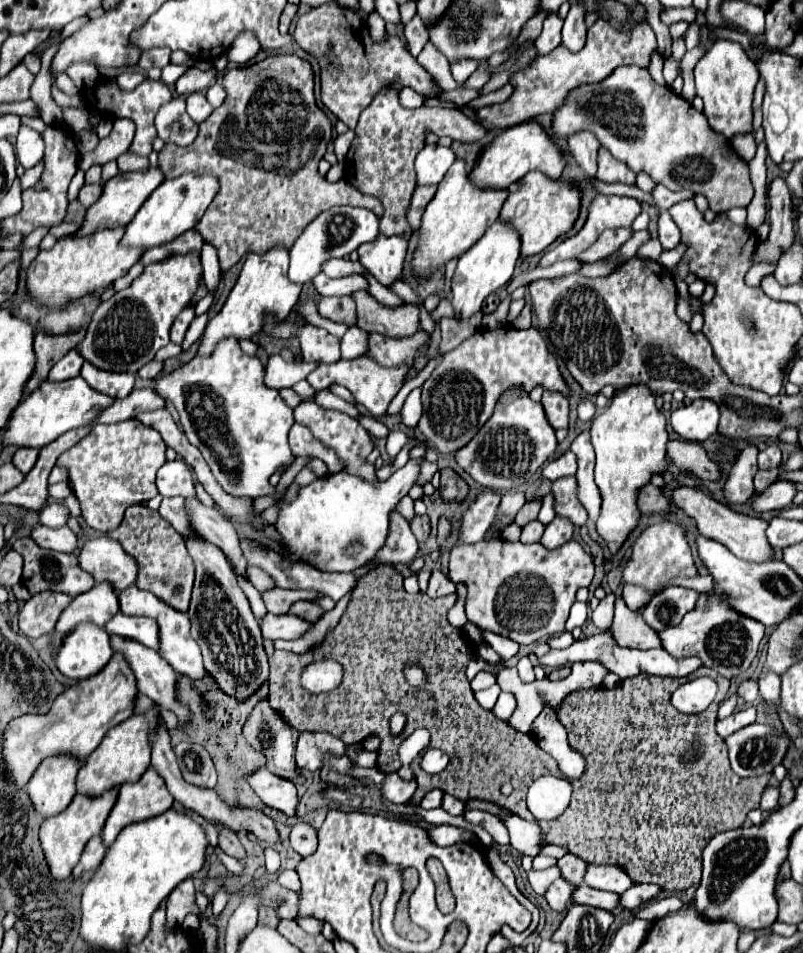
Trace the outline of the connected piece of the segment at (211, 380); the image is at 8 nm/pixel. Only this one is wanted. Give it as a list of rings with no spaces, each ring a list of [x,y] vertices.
[[[228,337],[216,347],[212,357],[194,357],[172,373],[154,379],[156,393],[174,403],[180,413],[180,423],[186,437],[202,451],[222,489],[232,495],[272,495],[274,487],[268,481],[270,475],[292,461],[292,453],[288,447],[288,431],[294,425],[292,409],[284,403],[276,389],[264,383],[264,375],[266,369],[262,361],[258,357],[242,353],[238,339]]]

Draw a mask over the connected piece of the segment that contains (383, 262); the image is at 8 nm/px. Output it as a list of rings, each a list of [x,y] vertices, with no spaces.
[[[380,233],[374,241],[358,247],[360,263],[370,271],[370,275],[374,275],[382,285],[388,287],[392,281],[400,279],[408,245],[410,239],[406,235],[384,237]]]

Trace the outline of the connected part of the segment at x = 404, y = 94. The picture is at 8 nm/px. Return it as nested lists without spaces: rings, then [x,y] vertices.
[[[402,87],[398,91],[398,97],[400,97],[400,105],[406,109],[416,109],[424,101],[424,97],[420,97],[420,93],[416,93],[414,89],[408,89],[408,87]]]

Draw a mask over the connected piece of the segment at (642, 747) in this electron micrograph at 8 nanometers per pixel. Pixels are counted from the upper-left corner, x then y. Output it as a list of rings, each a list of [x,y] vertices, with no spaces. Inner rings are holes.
[[[700,667],[696,669],[696,675],[688,677],[640,675],[624,679],[616,689],[592,687],[566,695],[556,715],[568,731],[568,743],[586,755],[586,773],[580,779],[570,779],[574,787],[570,807],[554,821],[538,821],[542,839],[550,845],[566,845],[572,855],[590,865],[622,867],[634,883],[654,883],[664,891],[686,891],[688,887],[698,885],[702,875],[702,849],[716,833],[738,829],[744,823],[748,811],[758,807],[760,793],[772,777],[772,773],[766,773],[742,779],[732,773],[726,743],[714,729],[718,705],[728,695],[728,687],[730,681],[726,677],[718,675],[714,669]],[[702,675],[712,677],[718,683],[716,699],[706,711],[696,715],[676,711],[670,705],[672,691]],[[694,739],[706,741],[706,769],[694,769],[692,763],[682,763],[684,747],[690,747]]]

